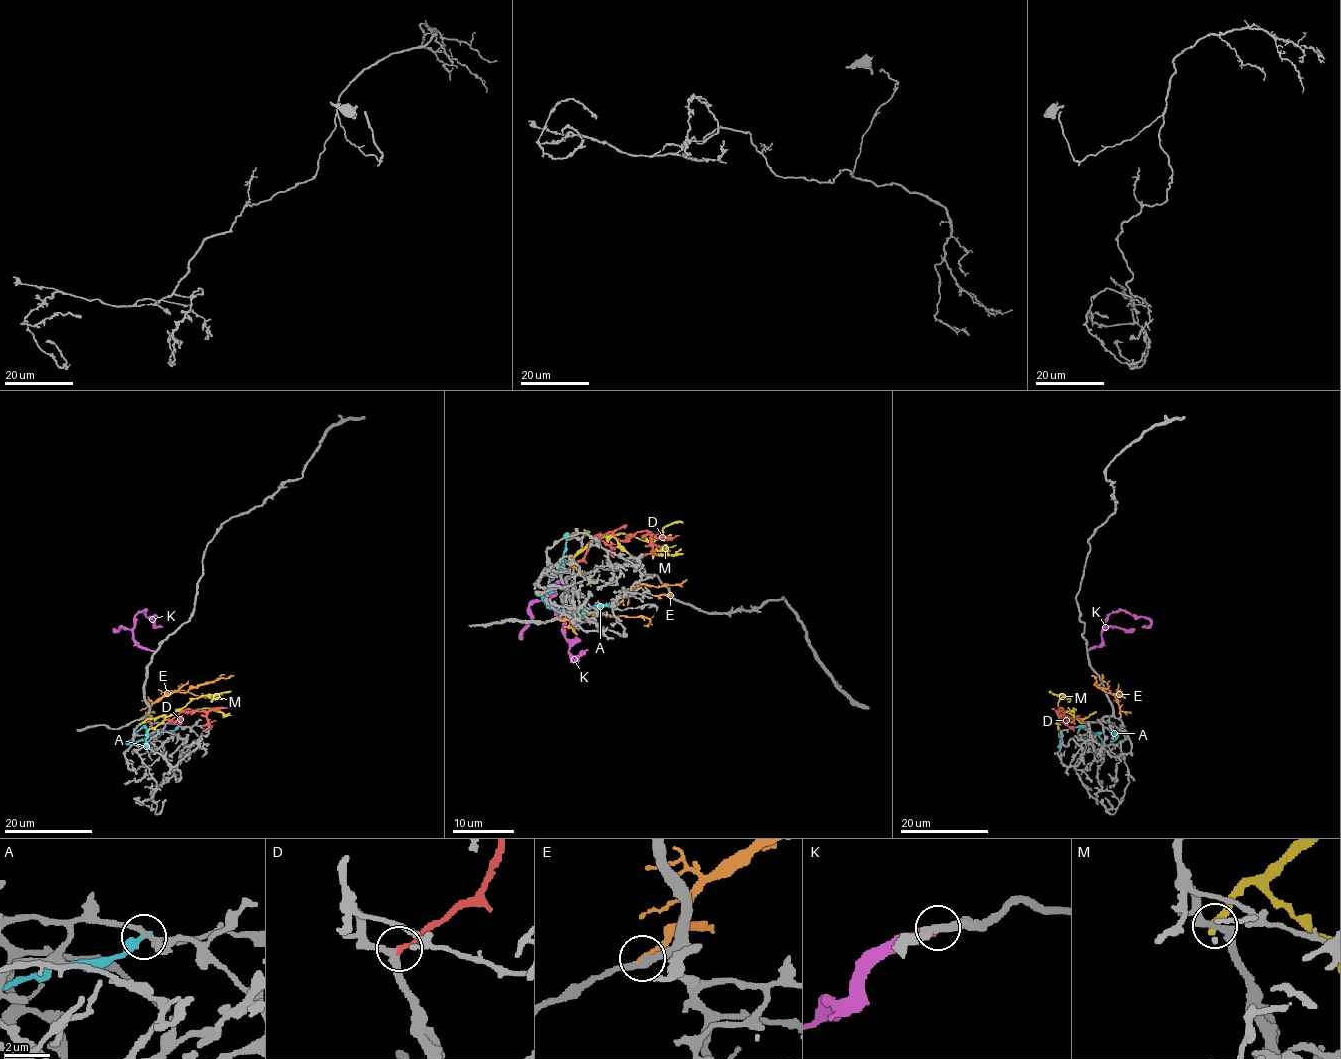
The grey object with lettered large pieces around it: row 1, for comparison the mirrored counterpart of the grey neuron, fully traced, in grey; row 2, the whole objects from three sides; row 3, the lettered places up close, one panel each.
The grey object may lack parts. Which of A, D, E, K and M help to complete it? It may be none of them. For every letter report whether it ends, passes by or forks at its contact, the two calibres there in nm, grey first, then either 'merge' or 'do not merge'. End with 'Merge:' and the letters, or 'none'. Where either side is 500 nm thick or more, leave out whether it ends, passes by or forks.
A: it ends there; 240 nm thick on the grey side, 360 nm on the other; do not merge
D: it ends there; 240 nm thick on the grey side, 200 nm on the other; merge
E: it ends there; 320 nm thick on the grey side, 320 nm on the other; do not merge
K: it ends there; 320 nm thick on the grey side, 300 nm on the other; do not merge
M: it ends there; 280 nm thick on the grey side, 360 nm on the other; do not merge
Merge: D

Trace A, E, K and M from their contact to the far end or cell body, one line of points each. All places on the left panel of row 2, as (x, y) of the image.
A: (179, 726), (129, 743), (141, 727), (147, 732), (148, 747)
E: (140, 718), (166, 695), (184, 693), (190, 687), (234, 675)
K: (154, 651), (137, 644), (134, 638), (134, 617), (144, 610), (154, 624), (162, 626)
M: (139, 724), (148, 718), (168, 716), (203, 695), (230, 691)

